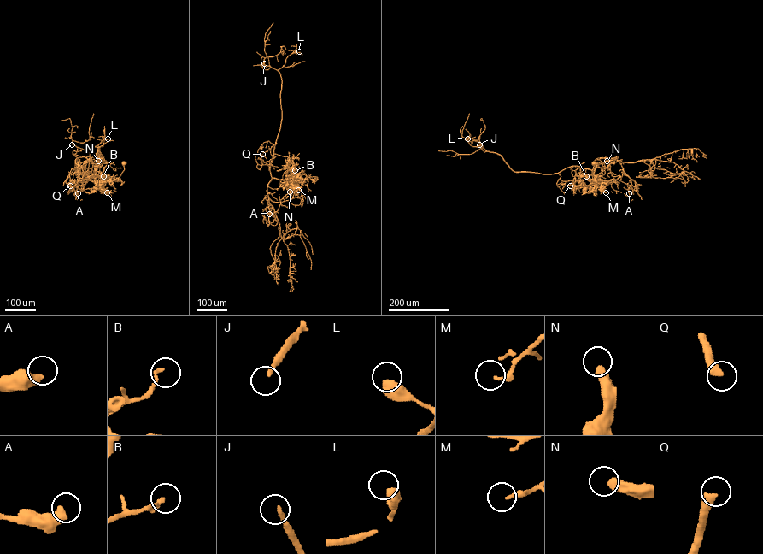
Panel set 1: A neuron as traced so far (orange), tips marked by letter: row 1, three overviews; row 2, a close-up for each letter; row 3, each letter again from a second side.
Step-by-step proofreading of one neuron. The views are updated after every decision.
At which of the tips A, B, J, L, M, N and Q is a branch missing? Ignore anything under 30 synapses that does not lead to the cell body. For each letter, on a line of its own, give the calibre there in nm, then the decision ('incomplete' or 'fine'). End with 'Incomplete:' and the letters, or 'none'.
A: calibre 500 nm; fine
B: calibre 190 nm; fine
J: calibre 200 nm; incomplete
L: calibre 600 nm; fine
M: calibre 220 nm; fine
N: calibre 460 nm; fine
Q: calibre 440 nm; incomplete
Incomplete: J, Q

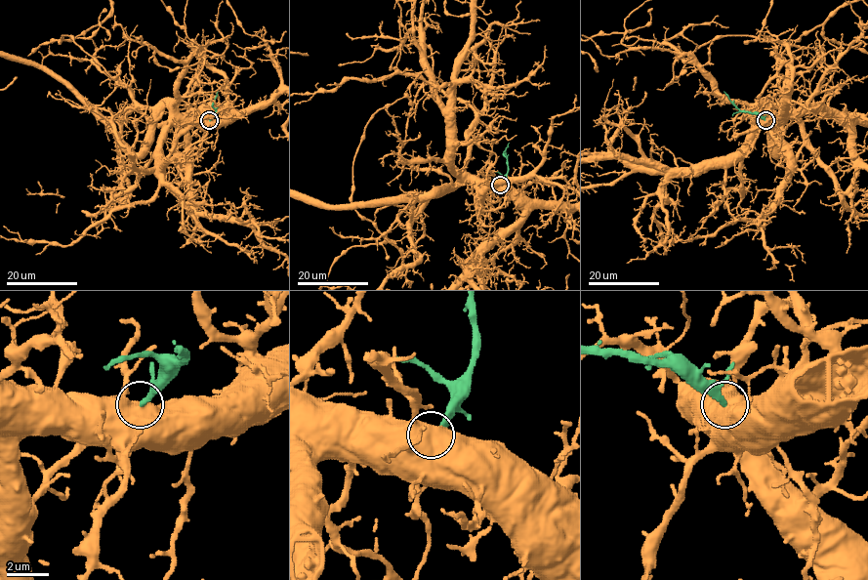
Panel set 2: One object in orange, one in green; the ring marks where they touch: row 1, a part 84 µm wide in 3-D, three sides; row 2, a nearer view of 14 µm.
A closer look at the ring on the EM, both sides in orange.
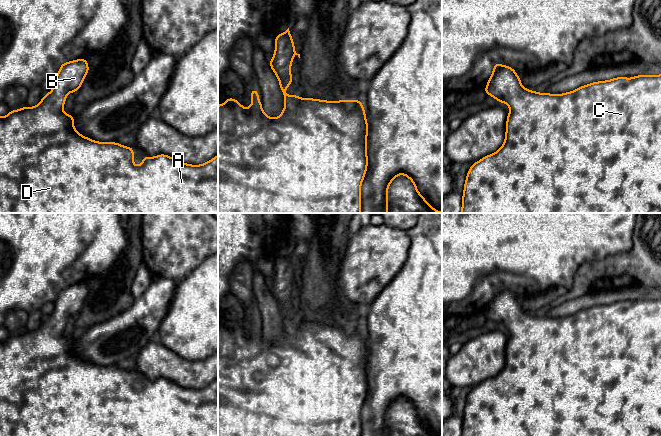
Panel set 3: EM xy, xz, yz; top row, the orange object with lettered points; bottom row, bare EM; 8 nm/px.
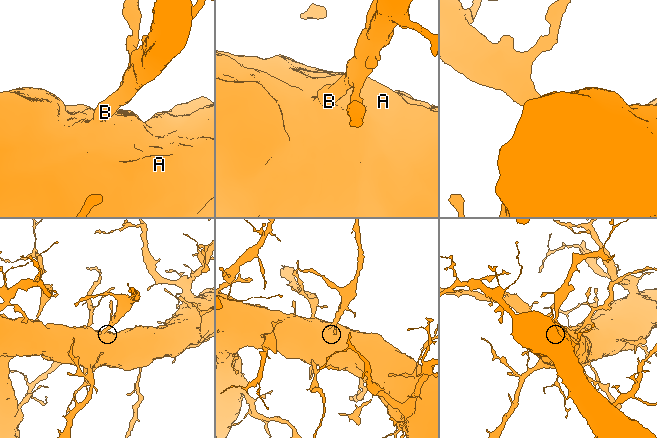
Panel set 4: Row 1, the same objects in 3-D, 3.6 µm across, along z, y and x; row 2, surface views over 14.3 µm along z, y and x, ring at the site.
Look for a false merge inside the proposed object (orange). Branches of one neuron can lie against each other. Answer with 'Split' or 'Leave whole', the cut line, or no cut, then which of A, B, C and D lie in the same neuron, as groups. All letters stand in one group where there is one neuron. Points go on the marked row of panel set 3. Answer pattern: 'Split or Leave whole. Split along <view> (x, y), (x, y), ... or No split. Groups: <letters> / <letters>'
Leave whole. No split. Groups: A B C D

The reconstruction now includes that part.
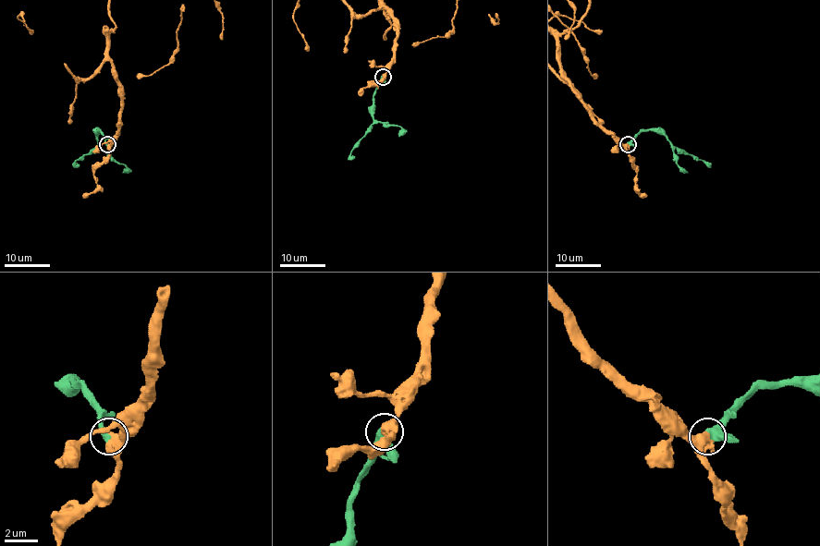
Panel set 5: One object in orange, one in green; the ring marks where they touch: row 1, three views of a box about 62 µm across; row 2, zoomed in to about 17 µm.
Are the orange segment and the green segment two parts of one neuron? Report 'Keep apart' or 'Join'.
Join

